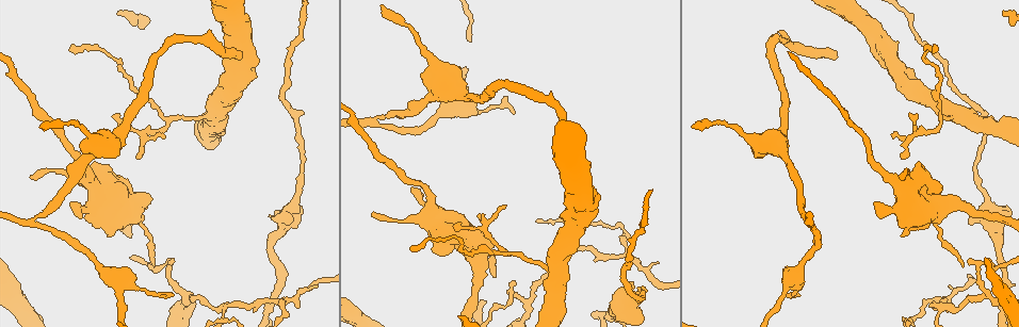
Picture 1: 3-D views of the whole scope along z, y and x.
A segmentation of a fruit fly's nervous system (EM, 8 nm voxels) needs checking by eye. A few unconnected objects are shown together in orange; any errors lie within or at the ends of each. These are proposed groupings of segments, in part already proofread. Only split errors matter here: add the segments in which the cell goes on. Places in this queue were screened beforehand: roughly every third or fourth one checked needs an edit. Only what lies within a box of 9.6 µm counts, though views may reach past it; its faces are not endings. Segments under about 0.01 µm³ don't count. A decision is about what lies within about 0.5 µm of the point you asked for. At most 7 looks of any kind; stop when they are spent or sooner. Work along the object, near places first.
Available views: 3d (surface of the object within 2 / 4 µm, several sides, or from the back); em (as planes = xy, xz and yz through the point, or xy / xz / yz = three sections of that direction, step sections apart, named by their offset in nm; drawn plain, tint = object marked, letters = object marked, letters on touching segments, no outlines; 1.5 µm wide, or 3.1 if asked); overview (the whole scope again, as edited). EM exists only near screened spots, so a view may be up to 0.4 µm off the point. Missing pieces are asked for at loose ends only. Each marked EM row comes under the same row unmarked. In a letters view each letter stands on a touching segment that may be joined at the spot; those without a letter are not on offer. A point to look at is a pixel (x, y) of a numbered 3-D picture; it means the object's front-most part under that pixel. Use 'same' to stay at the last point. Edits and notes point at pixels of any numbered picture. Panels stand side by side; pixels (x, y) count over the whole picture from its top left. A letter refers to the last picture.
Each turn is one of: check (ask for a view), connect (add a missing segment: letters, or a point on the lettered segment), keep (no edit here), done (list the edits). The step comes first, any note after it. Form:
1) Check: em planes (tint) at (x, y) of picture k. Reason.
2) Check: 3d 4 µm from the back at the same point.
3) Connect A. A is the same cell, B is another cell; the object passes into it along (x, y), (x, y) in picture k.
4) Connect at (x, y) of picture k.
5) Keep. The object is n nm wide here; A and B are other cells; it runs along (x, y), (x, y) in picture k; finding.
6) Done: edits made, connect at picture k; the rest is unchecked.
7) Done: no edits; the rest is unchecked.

Check: em yz step 8 (tint) at (513, 113) of picture 1. Tapers out.

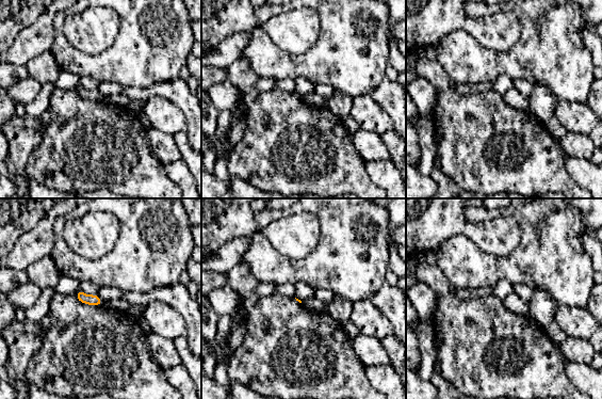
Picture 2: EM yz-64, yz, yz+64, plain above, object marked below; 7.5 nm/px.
Check: em planes (letters) at the same point.

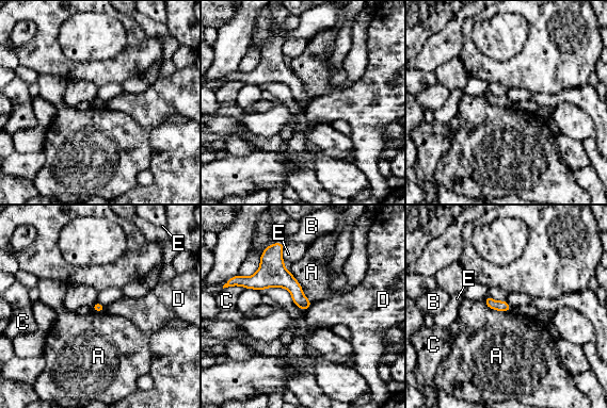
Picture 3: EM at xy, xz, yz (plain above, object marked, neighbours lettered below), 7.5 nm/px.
Keep. A, B, C, D and E are other cells; a border runs along (289, 272), (310, 303) in picture 3; no lettered segment goes on from it.

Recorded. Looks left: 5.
Check: em planes (letters) at (968, 223) of picture 1. Branch stops here.

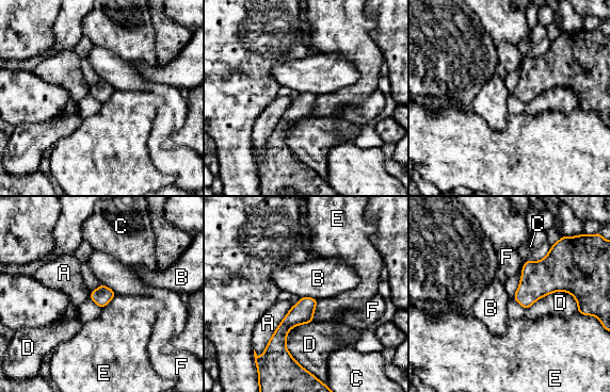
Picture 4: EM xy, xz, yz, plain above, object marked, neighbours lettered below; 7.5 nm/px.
Keep. The object is 150 nm wide here; A, B, C, D, E and F are other cells; it runs along (312, 300), (281, 332), (290, 360) in picture 4; no lettered segment goes on from it.

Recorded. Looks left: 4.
Check: em planes (letters) at (128, 179) of picture 1.

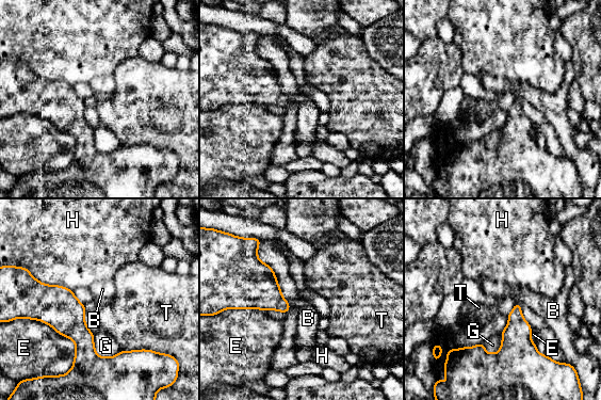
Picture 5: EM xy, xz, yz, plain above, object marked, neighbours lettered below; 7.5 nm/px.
Keep. B, E, G, H and T are other cells; a border runs along (516, 302), (520, 306) in picture 5; no lettered segment goes on from it.

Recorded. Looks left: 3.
Done: no edits; the rest is unchecked.

